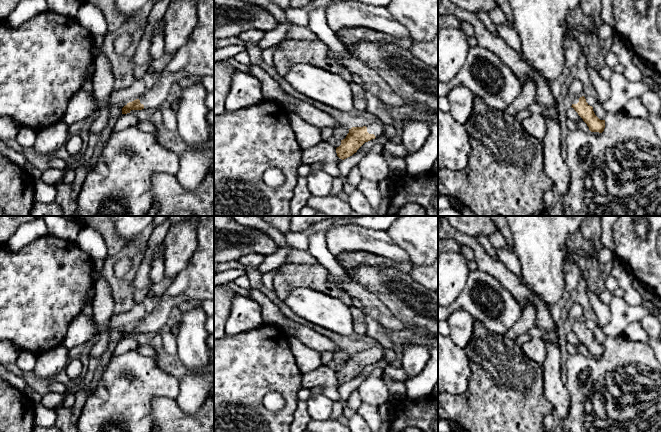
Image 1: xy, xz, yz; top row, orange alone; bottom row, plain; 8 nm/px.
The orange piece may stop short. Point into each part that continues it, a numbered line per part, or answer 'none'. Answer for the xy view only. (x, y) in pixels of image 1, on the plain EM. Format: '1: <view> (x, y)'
1: xy (195, 283)

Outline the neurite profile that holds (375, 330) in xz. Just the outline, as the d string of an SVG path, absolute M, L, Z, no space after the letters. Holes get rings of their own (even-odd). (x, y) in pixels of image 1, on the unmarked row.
M352 298L353 305L363 311L367 322L366 335L377 341L379 345L384 346L387 350L395 351L395 343L393 343L386 334L386 329L363 308L362 304L355 298Z

